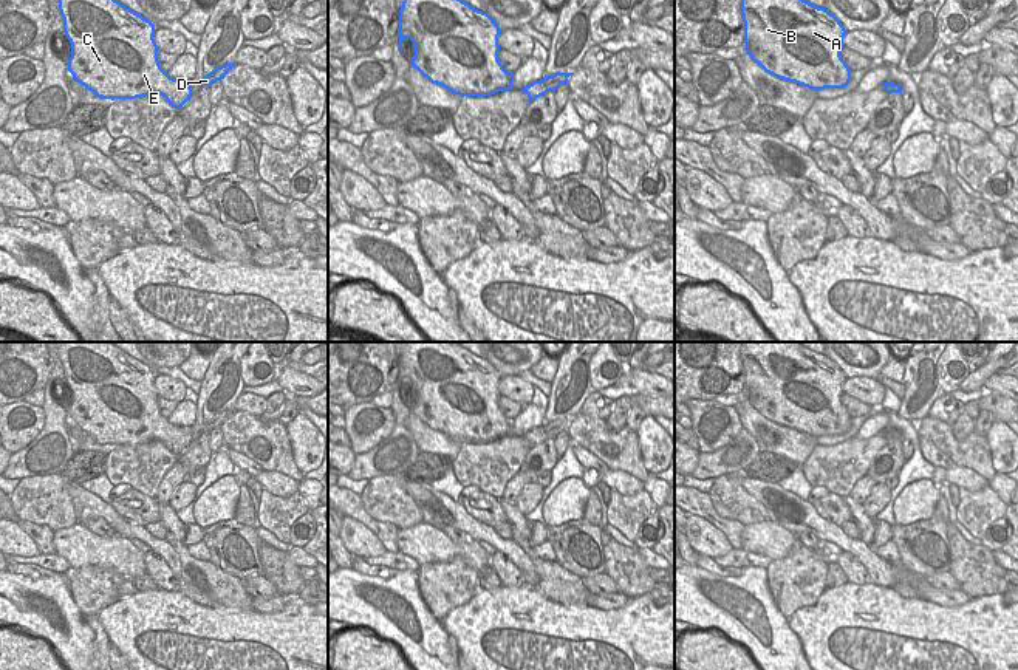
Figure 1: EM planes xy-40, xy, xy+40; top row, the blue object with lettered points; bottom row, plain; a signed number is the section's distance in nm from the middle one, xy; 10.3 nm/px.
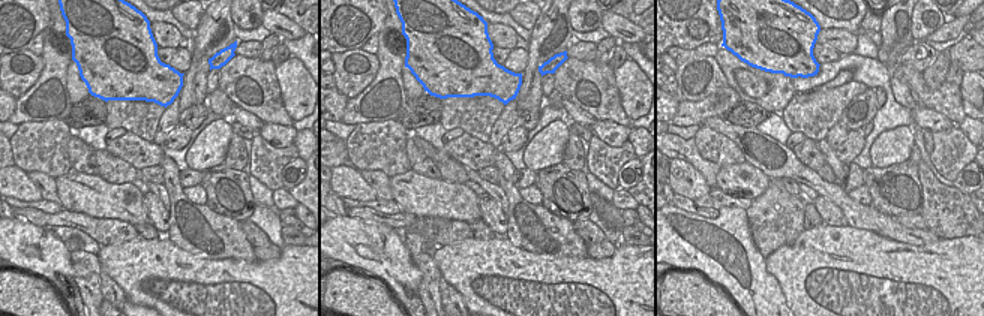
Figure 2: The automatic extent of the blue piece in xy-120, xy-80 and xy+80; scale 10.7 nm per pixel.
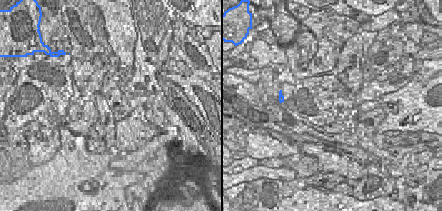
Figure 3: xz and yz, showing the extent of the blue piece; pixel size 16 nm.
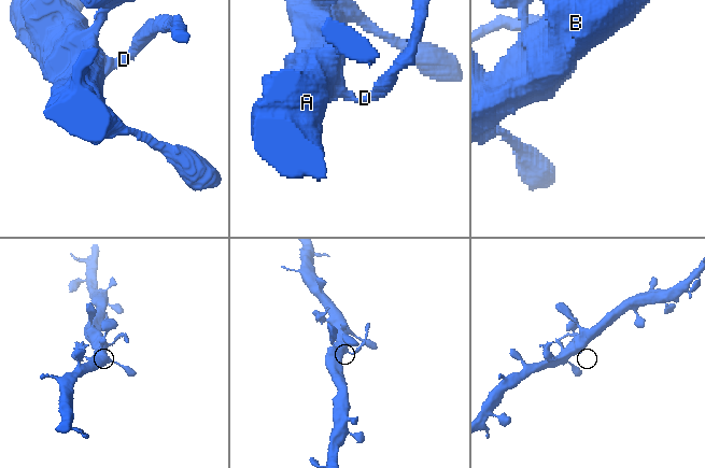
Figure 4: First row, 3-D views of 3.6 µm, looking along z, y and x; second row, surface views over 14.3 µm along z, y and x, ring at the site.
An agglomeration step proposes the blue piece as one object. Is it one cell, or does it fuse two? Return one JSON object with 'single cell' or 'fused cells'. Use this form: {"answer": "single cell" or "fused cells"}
{"answer": "fused cells"}

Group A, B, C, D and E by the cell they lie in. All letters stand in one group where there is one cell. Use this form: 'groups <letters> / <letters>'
groups A B C E / D

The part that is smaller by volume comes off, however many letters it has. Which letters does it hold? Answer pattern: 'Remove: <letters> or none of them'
Remove: D.

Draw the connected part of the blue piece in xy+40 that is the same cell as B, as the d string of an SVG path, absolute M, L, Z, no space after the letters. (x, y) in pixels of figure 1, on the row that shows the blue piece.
M741 0L741 15L746 53L766 73L815 91L849 84L851 70L840 56L848 31L828 9L806 0Z

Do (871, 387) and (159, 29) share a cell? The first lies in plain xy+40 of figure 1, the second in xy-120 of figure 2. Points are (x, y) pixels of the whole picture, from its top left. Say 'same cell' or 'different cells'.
same cell

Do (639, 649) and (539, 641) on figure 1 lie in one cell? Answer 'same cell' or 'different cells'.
same cell

